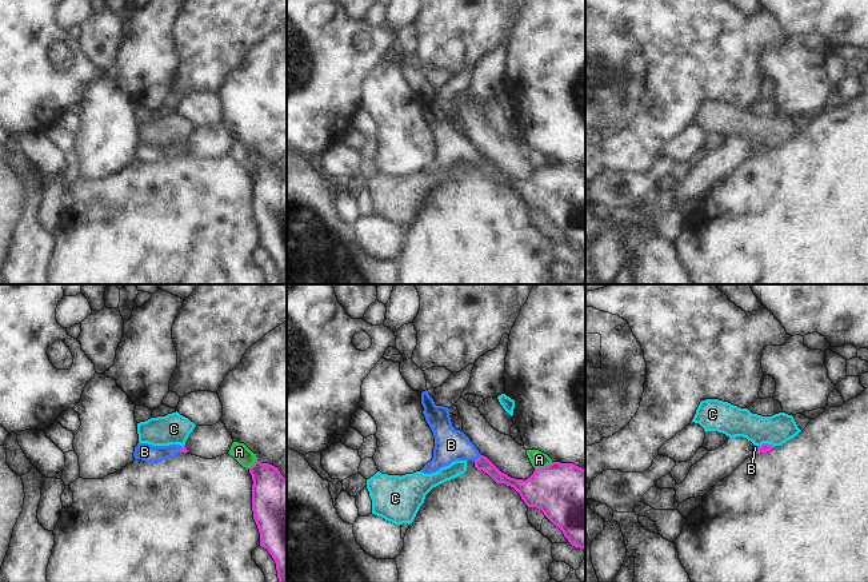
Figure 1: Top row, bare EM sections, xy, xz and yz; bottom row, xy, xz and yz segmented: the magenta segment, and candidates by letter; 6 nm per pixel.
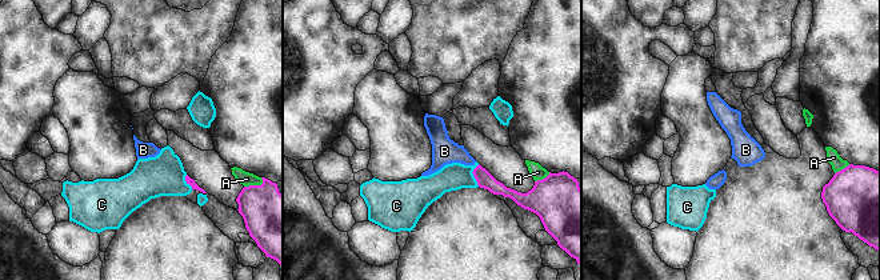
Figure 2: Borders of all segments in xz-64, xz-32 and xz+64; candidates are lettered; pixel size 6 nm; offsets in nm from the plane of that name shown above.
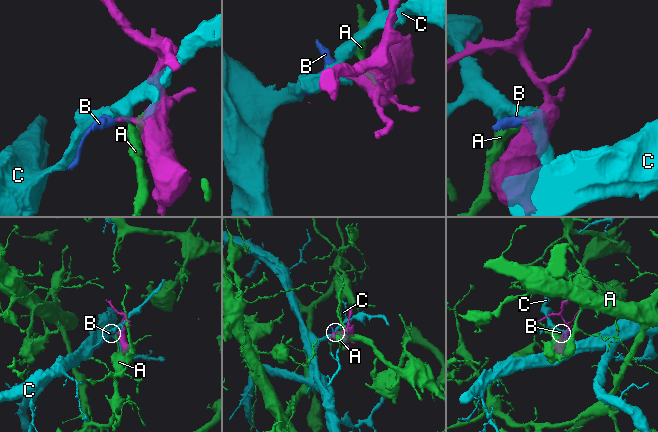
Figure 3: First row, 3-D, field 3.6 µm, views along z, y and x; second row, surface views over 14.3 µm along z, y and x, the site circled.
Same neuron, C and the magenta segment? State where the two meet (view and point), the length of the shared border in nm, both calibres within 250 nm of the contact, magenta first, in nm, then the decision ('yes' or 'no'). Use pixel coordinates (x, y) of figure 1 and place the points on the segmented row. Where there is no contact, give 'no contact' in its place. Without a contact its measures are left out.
contact yz (767, 443); length 100 nm; calibres 60 and 190 nm; no

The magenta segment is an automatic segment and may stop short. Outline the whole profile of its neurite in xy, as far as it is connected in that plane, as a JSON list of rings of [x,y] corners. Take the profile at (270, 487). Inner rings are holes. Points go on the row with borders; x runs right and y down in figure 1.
[[[256,462],[252,475],[252,511],[260,533],[260,546],[272,555],[279,582],[287,582],[287,479],[279,469]]]

